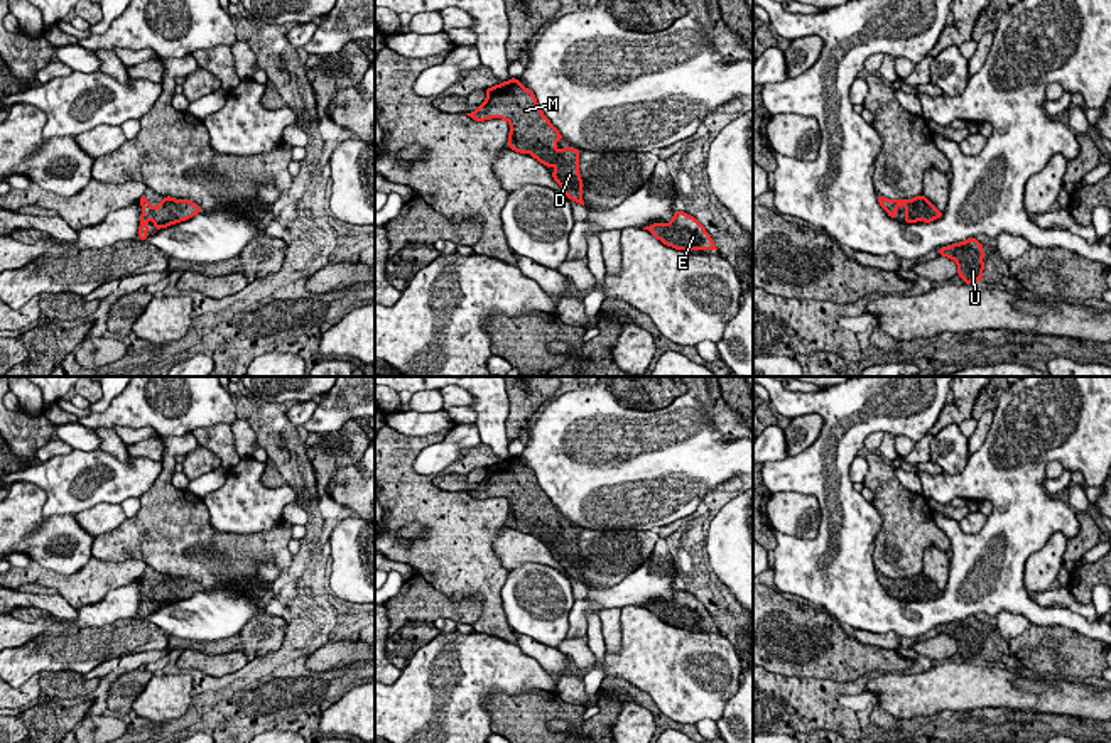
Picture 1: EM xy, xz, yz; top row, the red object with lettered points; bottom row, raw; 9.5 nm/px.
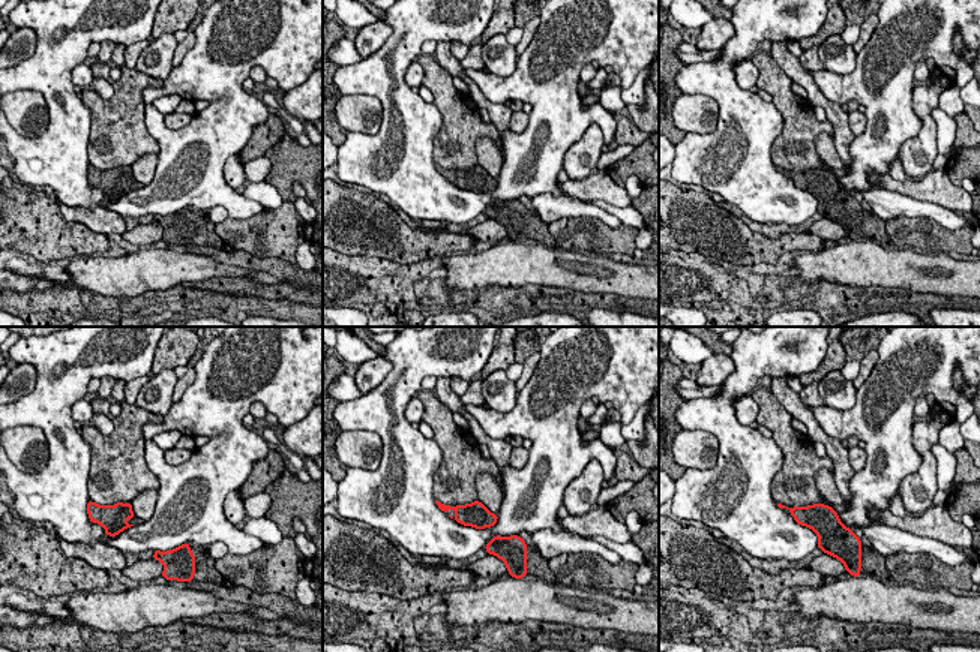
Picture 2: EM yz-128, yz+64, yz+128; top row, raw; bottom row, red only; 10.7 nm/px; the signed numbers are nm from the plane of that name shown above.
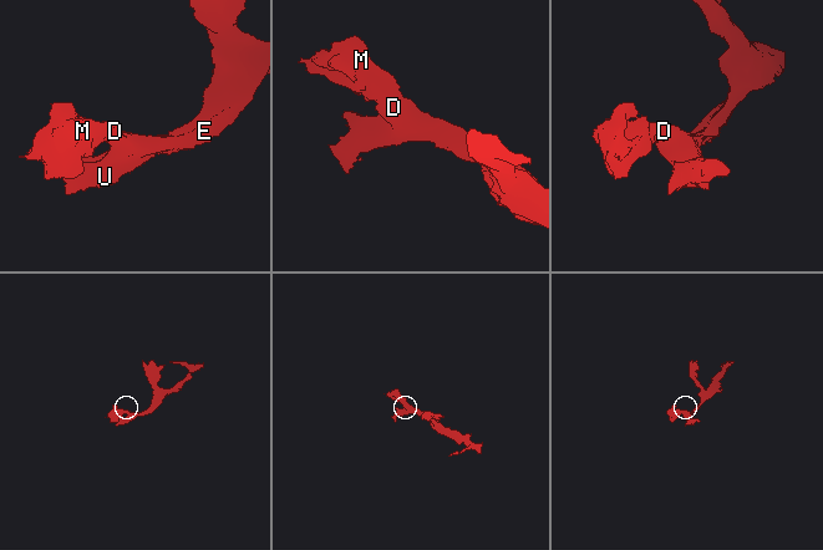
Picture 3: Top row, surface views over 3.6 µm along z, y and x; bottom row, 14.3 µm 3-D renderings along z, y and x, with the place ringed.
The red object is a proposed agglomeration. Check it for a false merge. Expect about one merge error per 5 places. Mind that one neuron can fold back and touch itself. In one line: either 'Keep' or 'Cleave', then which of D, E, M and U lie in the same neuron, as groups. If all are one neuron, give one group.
Keep. Groups: D E M U

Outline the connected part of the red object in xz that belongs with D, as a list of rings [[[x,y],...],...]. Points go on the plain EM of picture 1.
[[[518,456],[486,466],[485,480],[466,493],[476,500],[507,498],[510,502],[508,527],[523,534],[530,532],[547,547],[552,544],[552,557],[562,566],[566,576],[584,584],[579,529],[571,523],[556,525],[564,515],[539,486],[534,469]]]

